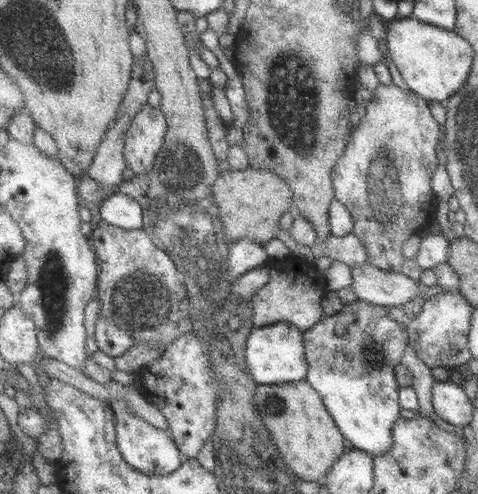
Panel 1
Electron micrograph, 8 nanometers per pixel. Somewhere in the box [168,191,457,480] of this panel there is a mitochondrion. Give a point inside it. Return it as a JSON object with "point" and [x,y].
{"point":[208,301]}

